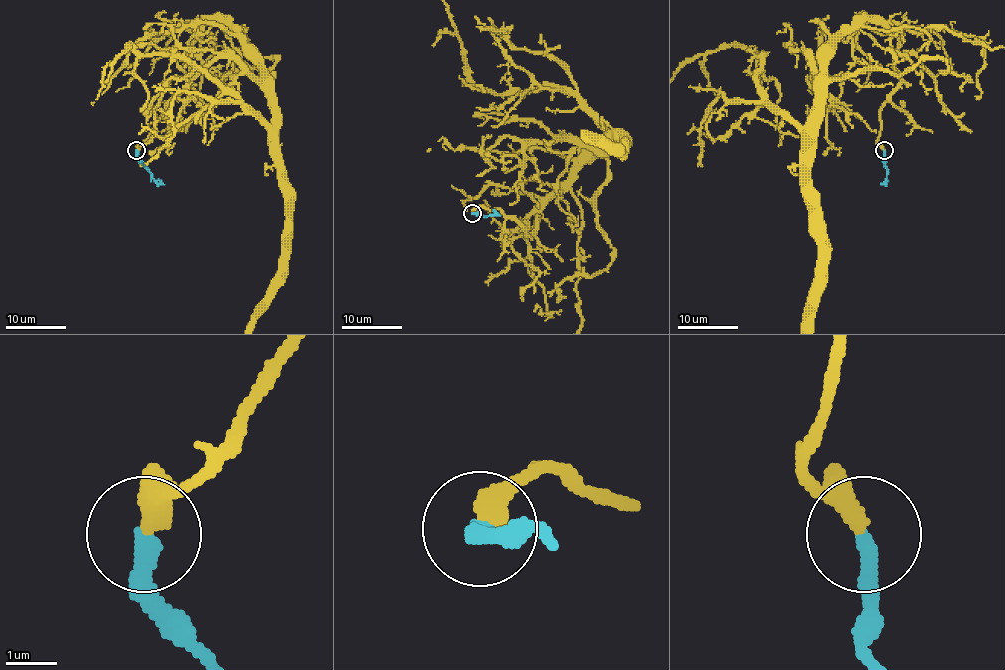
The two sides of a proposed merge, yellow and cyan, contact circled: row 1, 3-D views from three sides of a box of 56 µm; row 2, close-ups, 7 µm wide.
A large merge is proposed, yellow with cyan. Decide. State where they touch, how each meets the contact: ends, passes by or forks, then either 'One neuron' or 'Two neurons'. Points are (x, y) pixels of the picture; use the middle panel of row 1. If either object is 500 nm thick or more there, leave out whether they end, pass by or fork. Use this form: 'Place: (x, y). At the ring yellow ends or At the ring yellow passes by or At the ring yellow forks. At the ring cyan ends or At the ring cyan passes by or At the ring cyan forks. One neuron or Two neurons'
Place: (472, 213). At the ring yellow ends. At the ring cyan ends. One neuron

